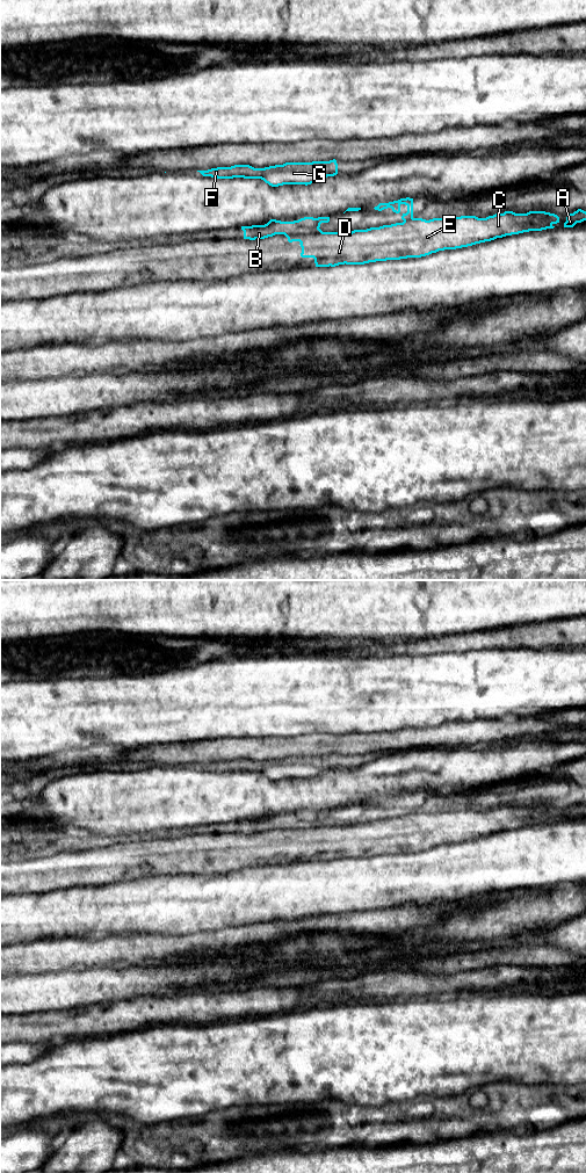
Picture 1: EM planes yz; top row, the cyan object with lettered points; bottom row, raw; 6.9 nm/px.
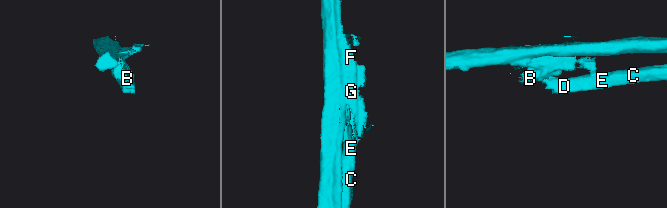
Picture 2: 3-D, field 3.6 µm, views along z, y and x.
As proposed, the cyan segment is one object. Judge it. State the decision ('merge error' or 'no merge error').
merge error

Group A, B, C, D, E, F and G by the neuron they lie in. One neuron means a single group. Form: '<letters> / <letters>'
A C D E / B F G

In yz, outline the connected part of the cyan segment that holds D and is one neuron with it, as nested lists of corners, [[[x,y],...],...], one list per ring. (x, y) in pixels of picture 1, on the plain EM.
[[[505,805],[486,812],[412,812],[403,817],[354,824],[321,826],[316,830],[316,861],[347,856],[376,856],[421,852],[444,843],[456,843],[506,830],[554,823],[559,811],[545,805],[515,808]]]

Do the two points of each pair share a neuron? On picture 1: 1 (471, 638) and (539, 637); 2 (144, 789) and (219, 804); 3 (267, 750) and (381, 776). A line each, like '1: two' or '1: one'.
1: one
2: one
3: two

